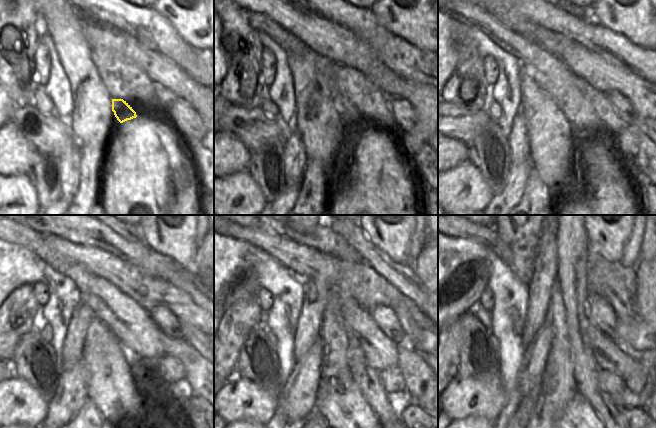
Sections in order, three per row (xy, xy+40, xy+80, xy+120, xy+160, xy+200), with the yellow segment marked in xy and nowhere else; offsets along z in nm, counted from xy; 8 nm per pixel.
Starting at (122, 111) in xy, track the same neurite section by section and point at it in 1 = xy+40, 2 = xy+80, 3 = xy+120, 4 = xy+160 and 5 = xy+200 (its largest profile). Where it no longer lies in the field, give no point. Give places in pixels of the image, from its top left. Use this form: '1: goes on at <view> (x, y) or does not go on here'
1: goes on at xy+40 (327, 69)
2: goes on at xy+80 (573, 95)
3: goes on at xy+120 (131, 325)
4: goes on at xy+160 (381, 354)
5: goes on at xy+200 (608, 356)

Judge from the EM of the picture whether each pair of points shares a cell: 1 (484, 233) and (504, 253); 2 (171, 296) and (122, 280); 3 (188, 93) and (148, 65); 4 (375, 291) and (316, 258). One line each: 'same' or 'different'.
1: same
2: same
3: same
4: same

